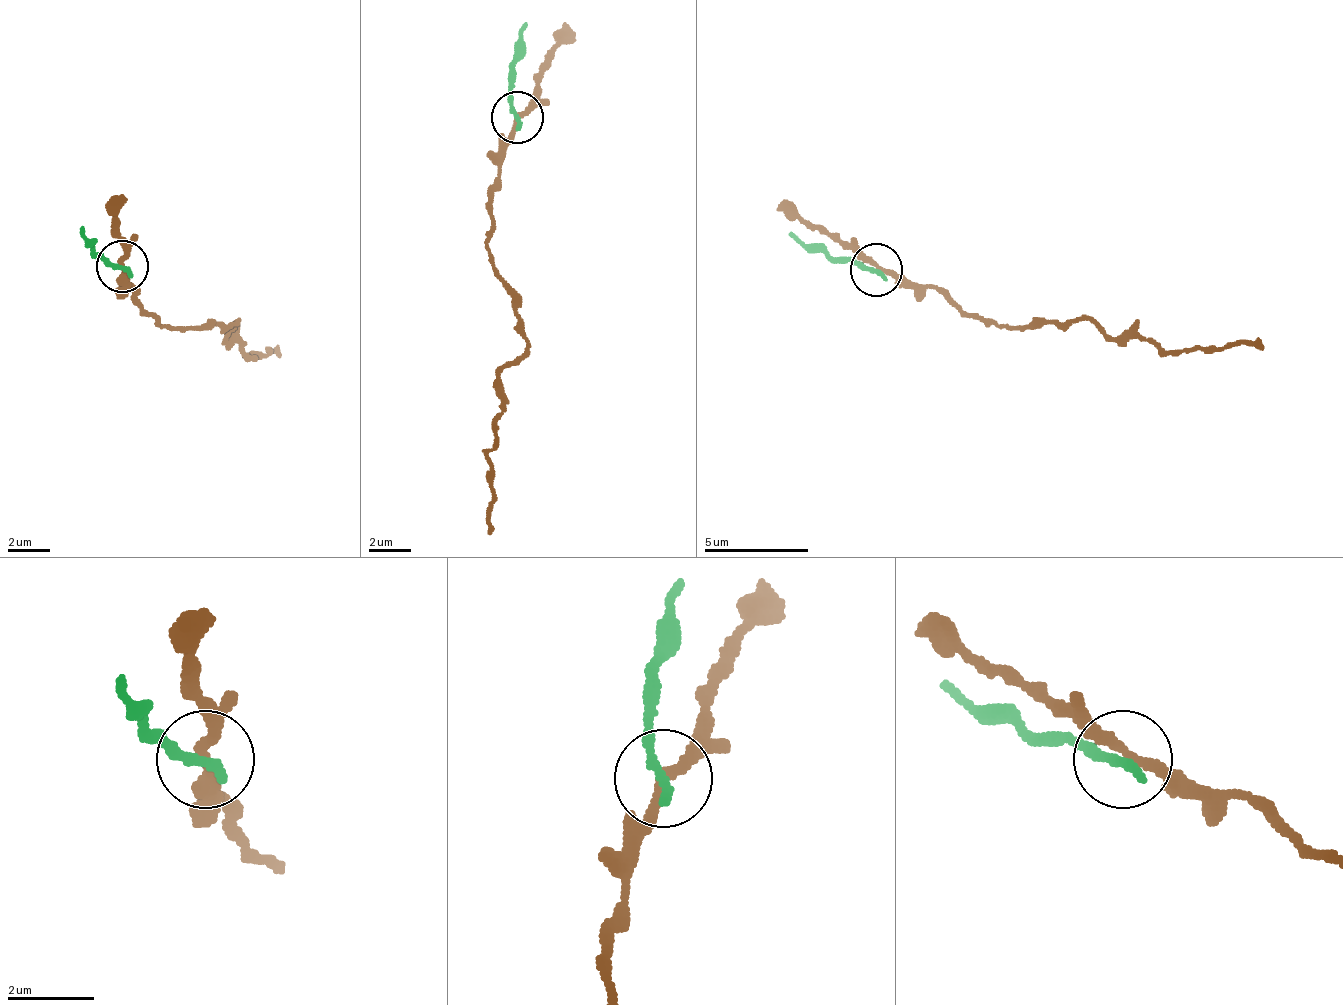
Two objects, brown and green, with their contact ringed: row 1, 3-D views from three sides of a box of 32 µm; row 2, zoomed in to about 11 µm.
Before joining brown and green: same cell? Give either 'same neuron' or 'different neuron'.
different neuron

